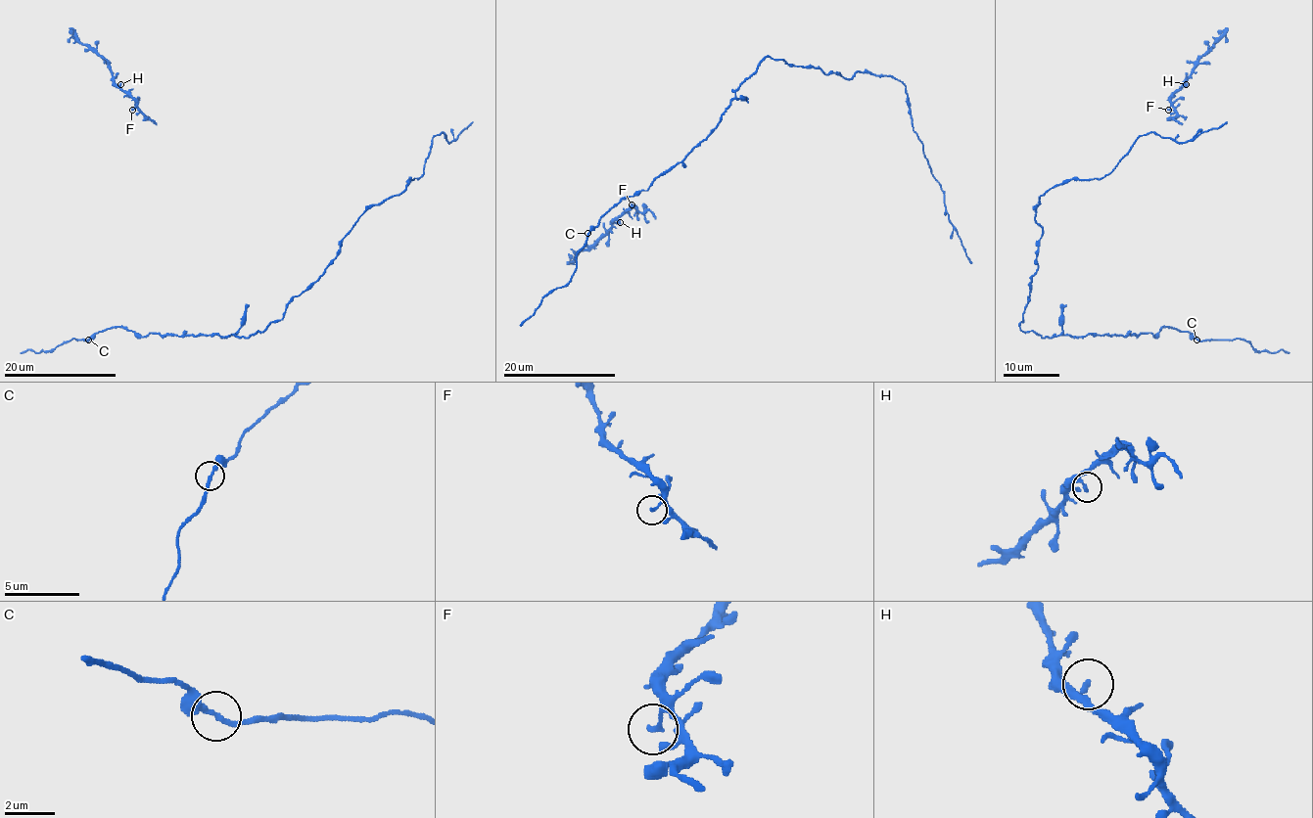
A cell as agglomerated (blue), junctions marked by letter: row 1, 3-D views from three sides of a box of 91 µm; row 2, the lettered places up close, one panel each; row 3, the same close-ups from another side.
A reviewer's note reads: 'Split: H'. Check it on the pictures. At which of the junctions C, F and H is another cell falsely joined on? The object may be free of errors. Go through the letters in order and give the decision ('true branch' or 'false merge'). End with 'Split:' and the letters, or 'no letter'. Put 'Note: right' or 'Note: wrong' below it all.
C: true branch
F: true branch
H: true branch
Split: no letter
Note: wrong

